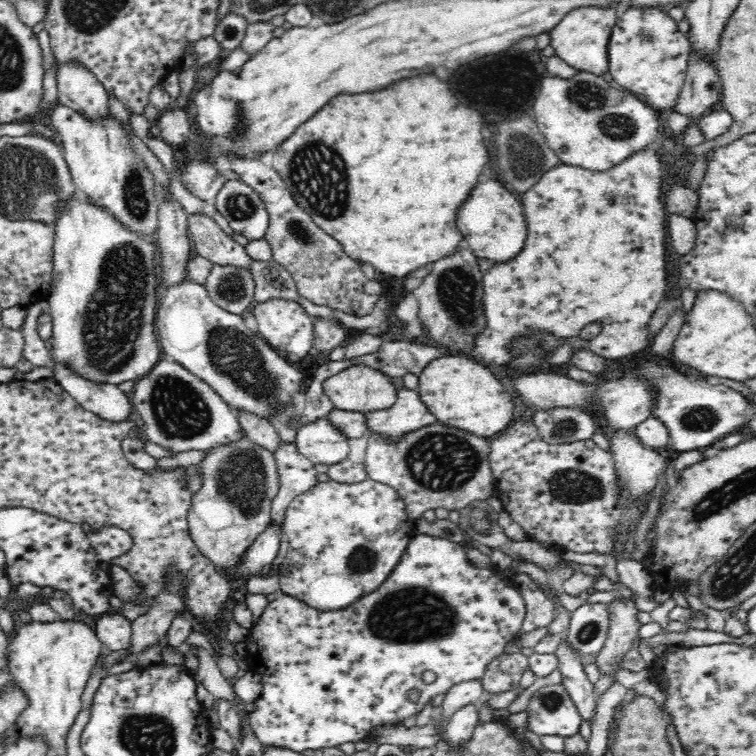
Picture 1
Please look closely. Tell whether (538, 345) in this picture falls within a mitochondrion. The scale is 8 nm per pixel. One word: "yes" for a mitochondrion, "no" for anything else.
yes

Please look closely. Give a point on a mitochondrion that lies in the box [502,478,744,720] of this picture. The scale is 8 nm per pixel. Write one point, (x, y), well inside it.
(589, 631)

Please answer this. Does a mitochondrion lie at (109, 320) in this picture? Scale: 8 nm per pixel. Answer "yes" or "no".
yes

